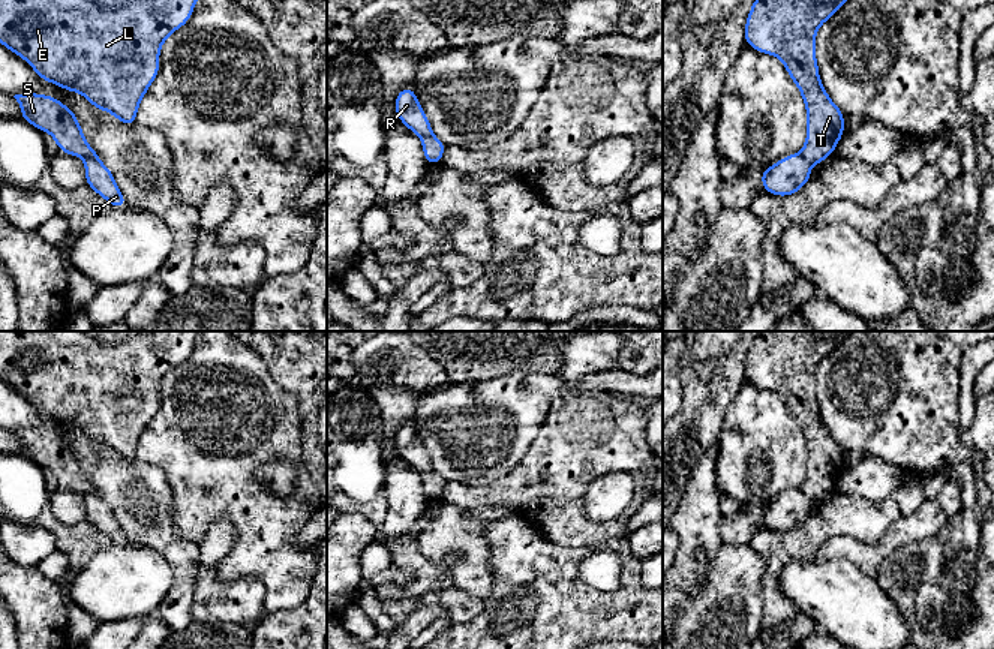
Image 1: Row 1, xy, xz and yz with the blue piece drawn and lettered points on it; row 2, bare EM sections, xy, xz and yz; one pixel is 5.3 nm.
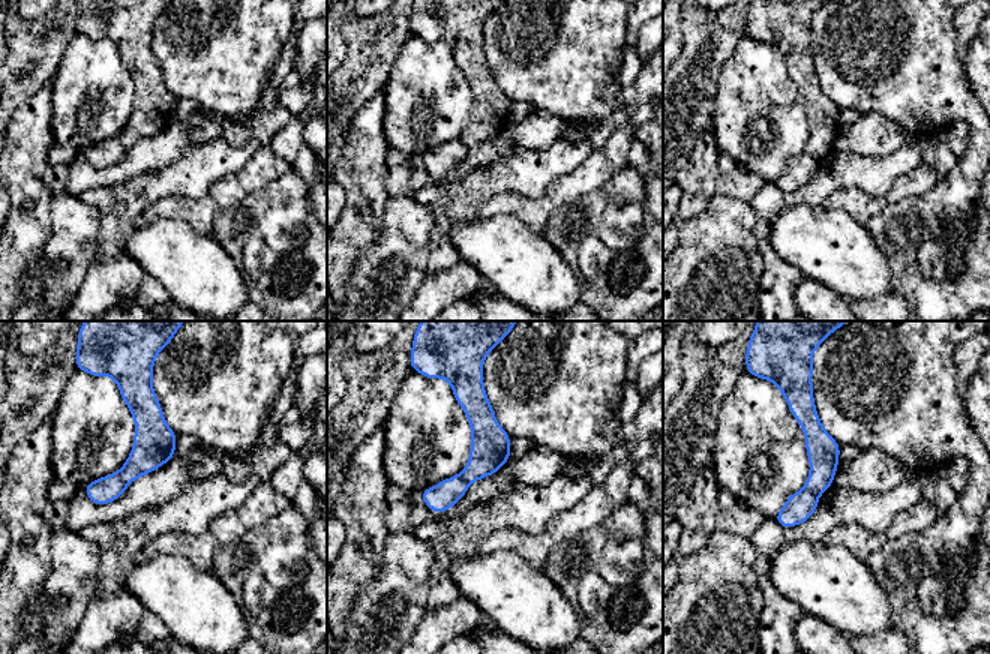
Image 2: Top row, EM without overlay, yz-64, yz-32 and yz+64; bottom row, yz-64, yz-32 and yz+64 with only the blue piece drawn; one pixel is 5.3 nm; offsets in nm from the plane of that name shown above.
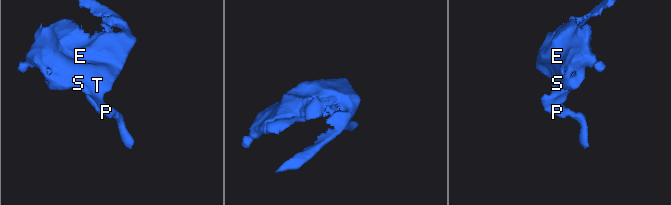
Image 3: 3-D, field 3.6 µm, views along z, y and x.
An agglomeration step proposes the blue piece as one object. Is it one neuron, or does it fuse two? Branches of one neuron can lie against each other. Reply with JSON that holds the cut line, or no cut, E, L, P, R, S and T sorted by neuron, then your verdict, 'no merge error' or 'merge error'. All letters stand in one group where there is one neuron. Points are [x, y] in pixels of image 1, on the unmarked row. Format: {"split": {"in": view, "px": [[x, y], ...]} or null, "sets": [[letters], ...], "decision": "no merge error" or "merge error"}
{"split": {"in": "xy", "px": [[84, 493], [99, 496]]}, "sets": [["E", "L", "S", "T"], ["P", "R"]], "decision": "merge error"}

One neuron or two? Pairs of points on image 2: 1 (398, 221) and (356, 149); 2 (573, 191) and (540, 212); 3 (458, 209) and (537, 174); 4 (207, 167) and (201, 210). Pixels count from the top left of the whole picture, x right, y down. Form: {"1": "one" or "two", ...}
{"1": "two", "2": "one", "3": "one", "4": "two"}

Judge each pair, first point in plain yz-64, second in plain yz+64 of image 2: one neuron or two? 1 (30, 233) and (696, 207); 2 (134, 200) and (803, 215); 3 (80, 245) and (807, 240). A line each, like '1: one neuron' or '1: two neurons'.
1: one neuron
2: two neurons
3: two neurons

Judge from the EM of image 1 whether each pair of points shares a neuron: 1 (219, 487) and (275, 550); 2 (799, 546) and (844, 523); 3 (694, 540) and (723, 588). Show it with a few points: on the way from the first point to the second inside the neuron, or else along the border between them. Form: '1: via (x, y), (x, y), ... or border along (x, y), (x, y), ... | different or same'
1: via (234, 502), (266, 535) | same
2: via (810, 535), (823, 523), (834, 523) | same
3: border along (723, 543), (705, 579), (690, 595) | different

